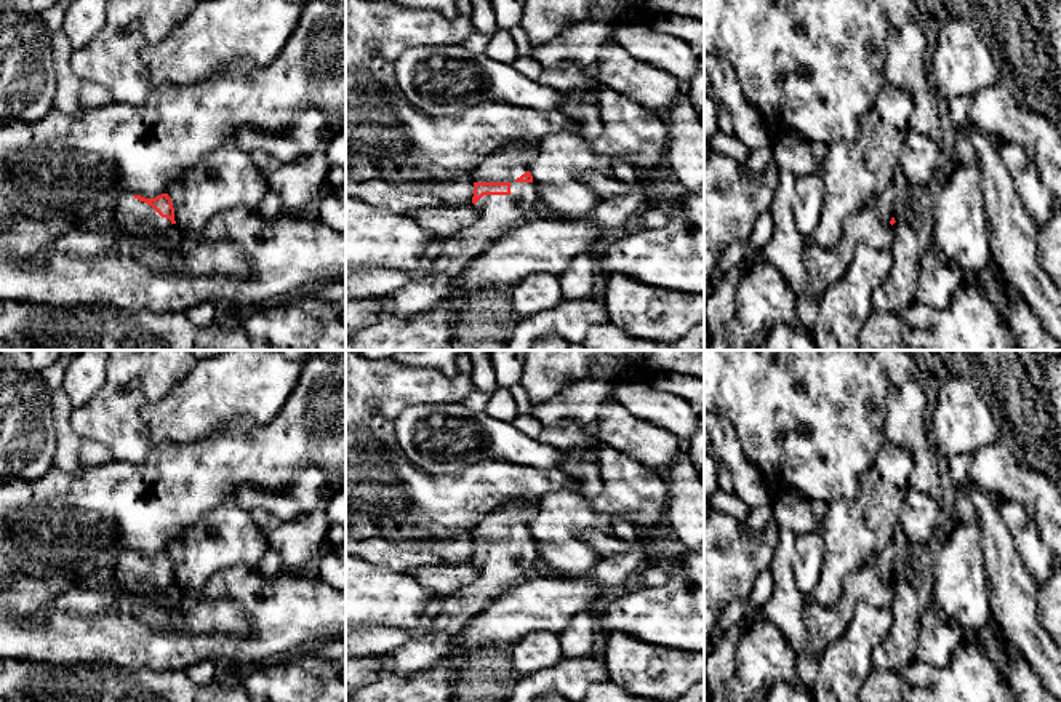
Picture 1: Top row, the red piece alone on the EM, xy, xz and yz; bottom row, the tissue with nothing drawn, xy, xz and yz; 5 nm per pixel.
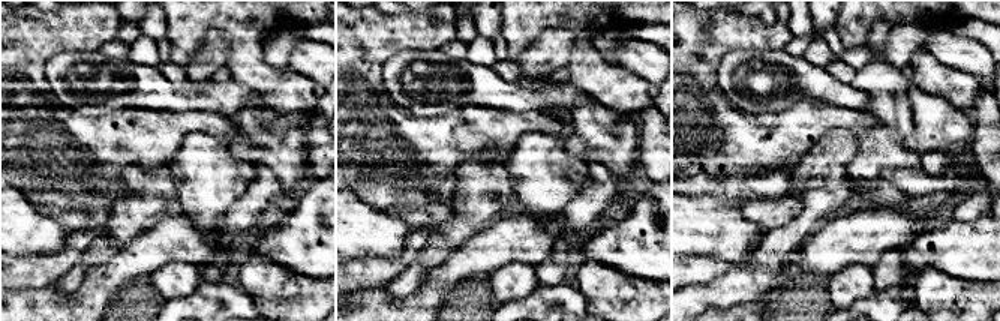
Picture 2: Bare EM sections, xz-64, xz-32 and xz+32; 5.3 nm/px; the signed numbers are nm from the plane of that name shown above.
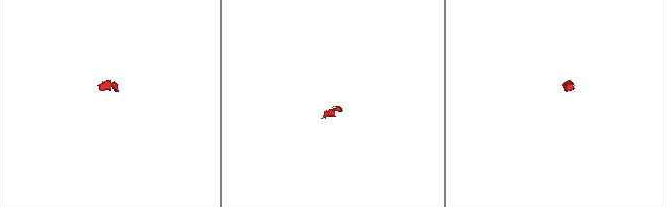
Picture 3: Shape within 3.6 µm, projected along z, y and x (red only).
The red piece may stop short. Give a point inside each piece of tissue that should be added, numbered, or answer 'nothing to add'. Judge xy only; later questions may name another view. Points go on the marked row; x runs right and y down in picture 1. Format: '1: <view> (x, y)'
1: xy (138, 218)

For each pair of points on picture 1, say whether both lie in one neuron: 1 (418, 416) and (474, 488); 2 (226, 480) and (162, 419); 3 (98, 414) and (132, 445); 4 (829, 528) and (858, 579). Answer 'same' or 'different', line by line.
1: different
2: different
3: same
4: different

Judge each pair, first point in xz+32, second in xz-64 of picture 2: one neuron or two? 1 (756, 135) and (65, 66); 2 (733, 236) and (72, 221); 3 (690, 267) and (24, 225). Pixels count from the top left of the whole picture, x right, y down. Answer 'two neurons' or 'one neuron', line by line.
1: two neurons
2: two neurons
3: two neurons

